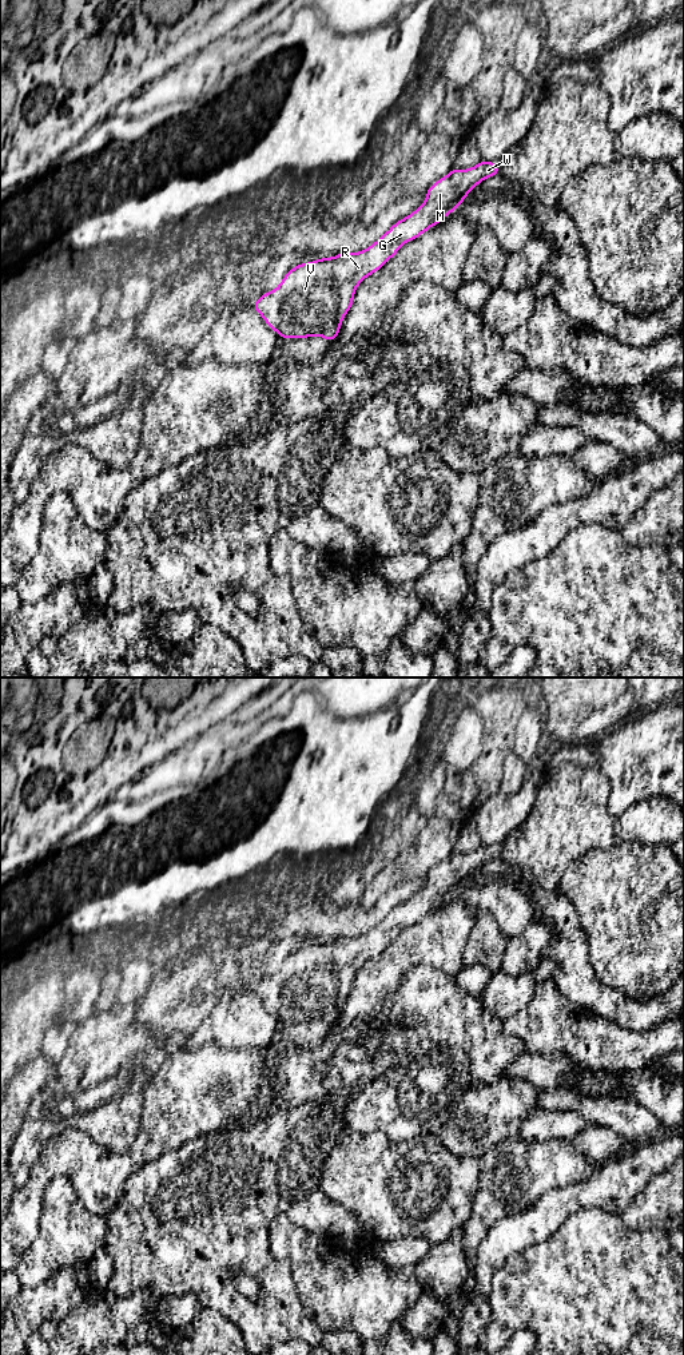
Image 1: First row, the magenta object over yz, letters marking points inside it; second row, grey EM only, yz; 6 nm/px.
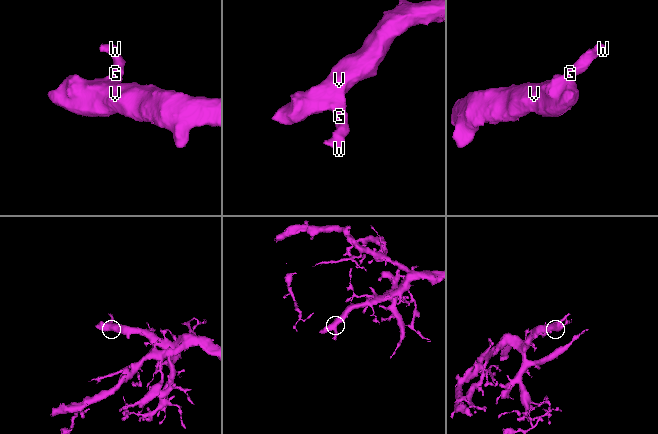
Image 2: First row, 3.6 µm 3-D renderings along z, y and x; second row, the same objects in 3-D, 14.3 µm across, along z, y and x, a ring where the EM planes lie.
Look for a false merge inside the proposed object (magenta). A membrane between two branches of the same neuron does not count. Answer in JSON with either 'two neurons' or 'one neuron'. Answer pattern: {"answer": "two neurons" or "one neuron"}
{"answer": "one neuron"}

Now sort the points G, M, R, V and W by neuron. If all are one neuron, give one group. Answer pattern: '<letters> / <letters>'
G M R V W

